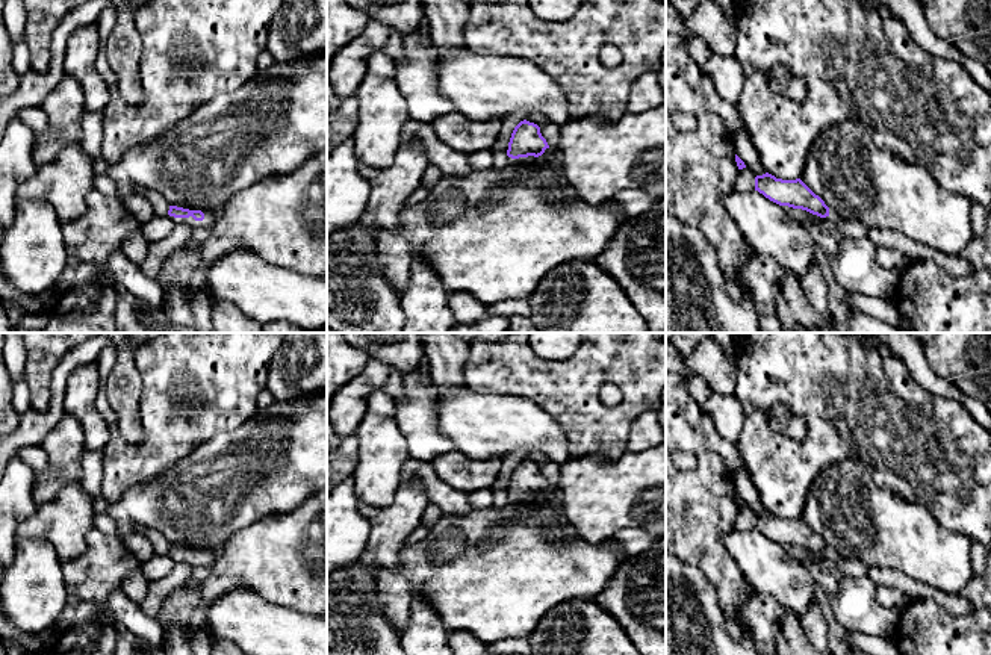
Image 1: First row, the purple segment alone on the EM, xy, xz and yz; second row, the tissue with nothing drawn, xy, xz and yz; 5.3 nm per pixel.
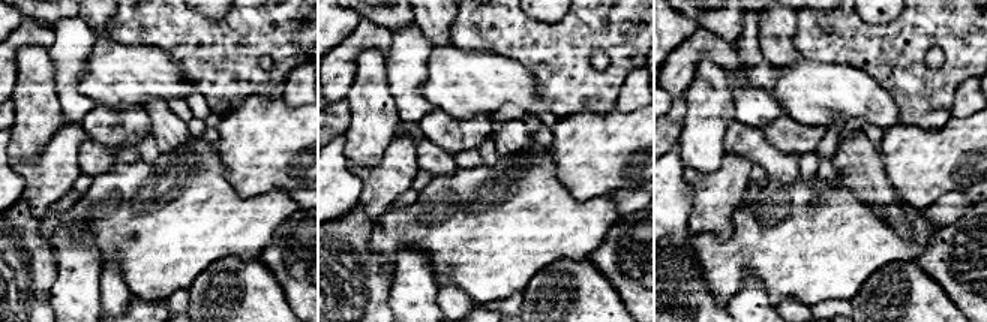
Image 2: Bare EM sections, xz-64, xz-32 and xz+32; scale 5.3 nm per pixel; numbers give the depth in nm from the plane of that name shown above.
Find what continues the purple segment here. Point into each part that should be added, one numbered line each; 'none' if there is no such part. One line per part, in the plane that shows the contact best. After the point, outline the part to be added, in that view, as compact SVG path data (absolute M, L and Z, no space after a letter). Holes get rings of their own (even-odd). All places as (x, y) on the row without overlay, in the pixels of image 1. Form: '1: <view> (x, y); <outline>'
1: xz (548, 495); M546 487L545 492L539 496L528 495L528 496L519 496L519 498L511 498L507 495L508 502L516 502L516 504L542 504L542 505L549 505L554 499L557 498L555 489L554 487Z

